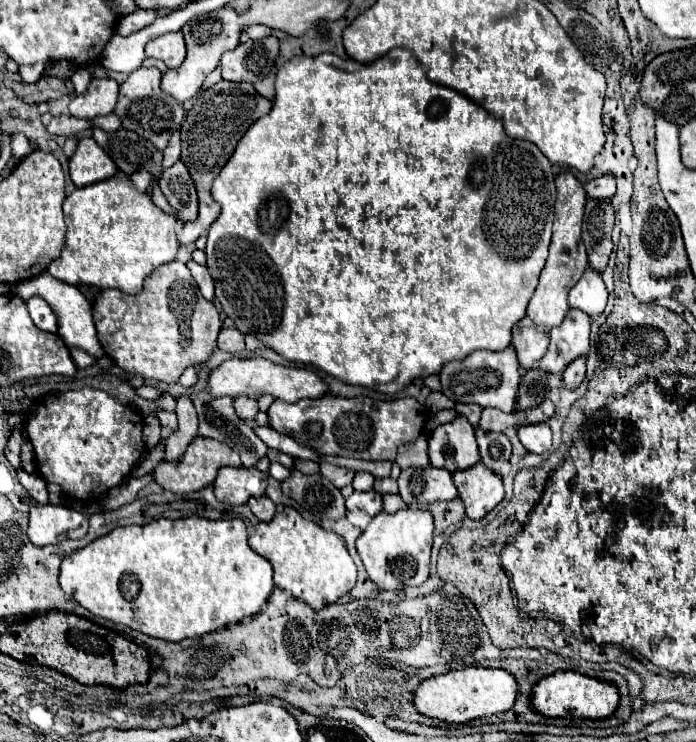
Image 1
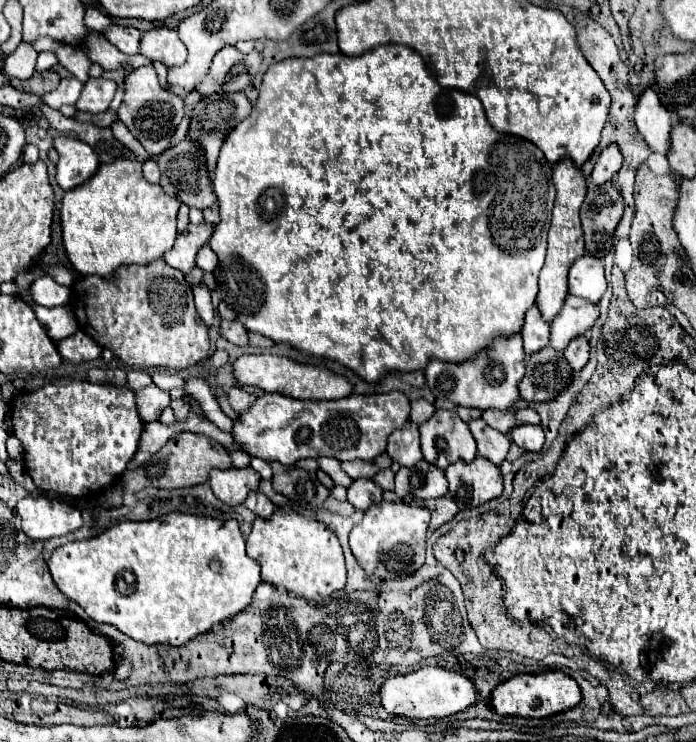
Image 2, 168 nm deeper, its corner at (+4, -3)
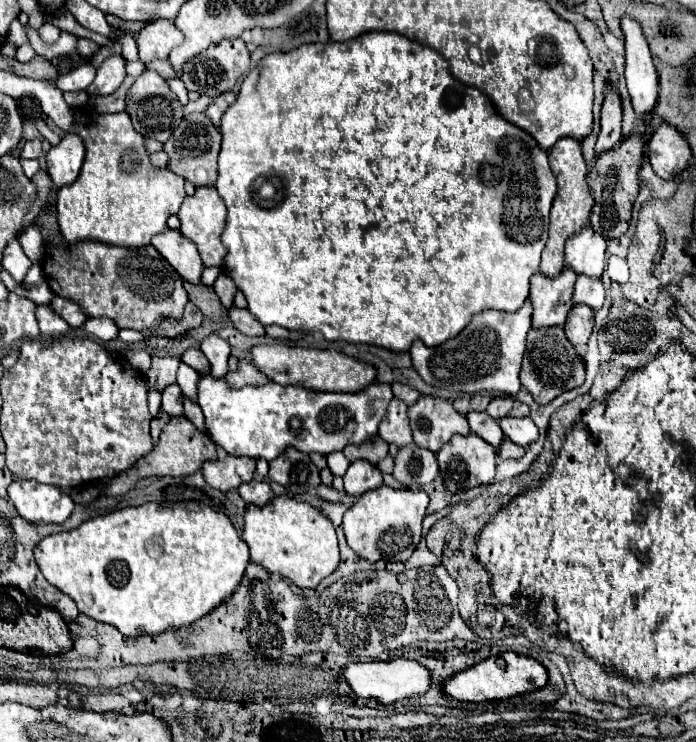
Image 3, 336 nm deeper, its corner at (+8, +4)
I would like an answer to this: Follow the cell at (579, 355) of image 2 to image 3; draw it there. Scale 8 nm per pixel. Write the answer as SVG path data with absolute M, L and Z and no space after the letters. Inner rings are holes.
M574 304L572 310L568 312L568 320L564 324L568 340L576 348L582 348L588 342L592 328L594 328L594 310L588 308L586 304Z

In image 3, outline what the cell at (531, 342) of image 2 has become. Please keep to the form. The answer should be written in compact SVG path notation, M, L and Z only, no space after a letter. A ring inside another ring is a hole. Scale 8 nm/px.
M564 268L560 276L544 276L536 272L530 278L530 300L532 300L532 326L564 326L566 316L572 308L572 288L576 274L572 268Z

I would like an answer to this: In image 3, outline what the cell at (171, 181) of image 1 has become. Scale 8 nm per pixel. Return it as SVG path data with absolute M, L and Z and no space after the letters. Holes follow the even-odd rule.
M190 114L184 122L174 130L170 140L164 144L164 152L170 156L168 168L182 178L190 180L196 188L200 186L214 186L216 184L216 156L220 152L220 128L208 120L204 114Z

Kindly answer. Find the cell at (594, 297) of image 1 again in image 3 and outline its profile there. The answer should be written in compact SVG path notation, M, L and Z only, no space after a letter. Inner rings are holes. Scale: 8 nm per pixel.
M586 226L576 236L566 242L566 266L576 274L586 274L592 278L600 278L604 272L604 254L608 248L608 238L600 236L600 232Z

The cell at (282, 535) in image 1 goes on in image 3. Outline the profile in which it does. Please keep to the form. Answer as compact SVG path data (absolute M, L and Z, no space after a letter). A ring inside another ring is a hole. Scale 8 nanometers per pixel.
M274 496L264 506L246 506L242 540L250 548L250 560L268 572L278 572L298 588L316 588L340 562L338 538L332 522L314 506L290 496Z

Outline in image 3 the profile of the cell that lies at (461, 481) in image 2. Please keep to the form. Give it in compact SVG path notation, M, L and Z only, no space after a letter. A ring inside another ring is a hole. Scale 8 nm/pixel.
M472 432L468 436L460 436L460 434L452 436L440 448L436 458L438 458L438 466L440 466L440 476L450 492L470 490L470 488L476 488L480 484L490 484L494 480L494 474L496 474L496 450Z

